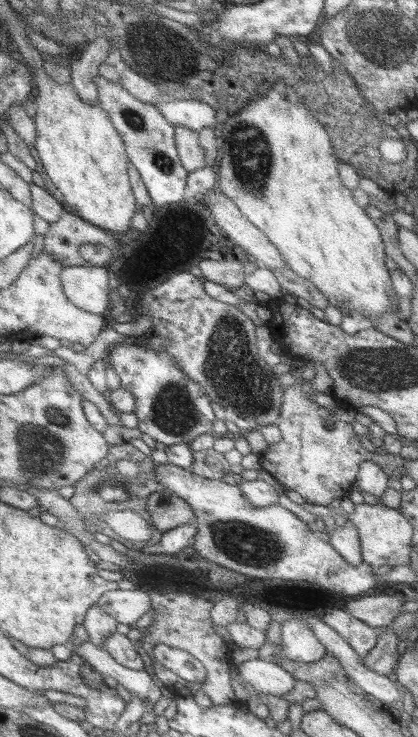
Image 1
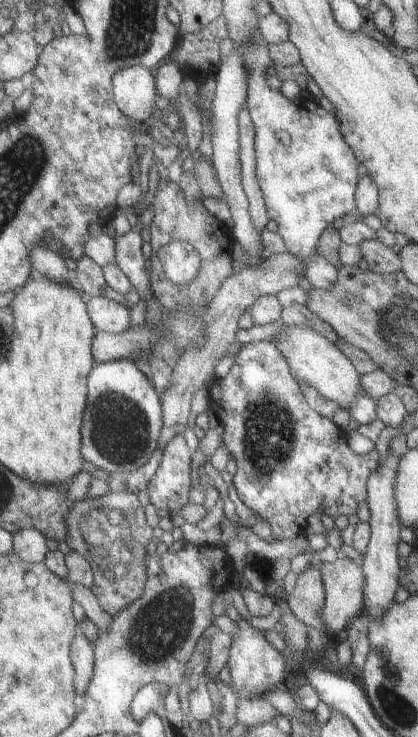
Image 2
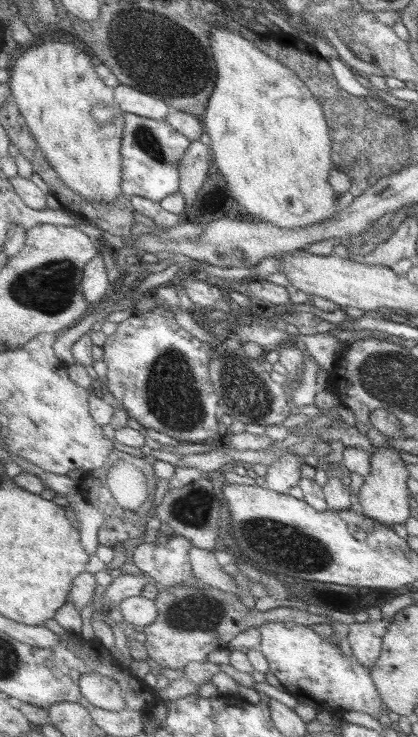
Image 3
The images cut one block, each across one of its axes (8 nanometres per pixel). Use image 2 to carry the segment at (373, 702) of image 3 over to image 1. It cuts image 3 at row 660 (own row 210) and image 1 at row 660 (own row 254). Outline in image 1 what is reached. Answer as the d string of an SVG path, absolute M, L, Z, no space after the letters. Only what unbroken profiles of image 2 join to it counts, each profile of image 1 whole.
M291 620L284 624L281 630L280 645L282 656L291 660L312 663L328 656L328 650L321 644L319 638L307 628L301 620Z

